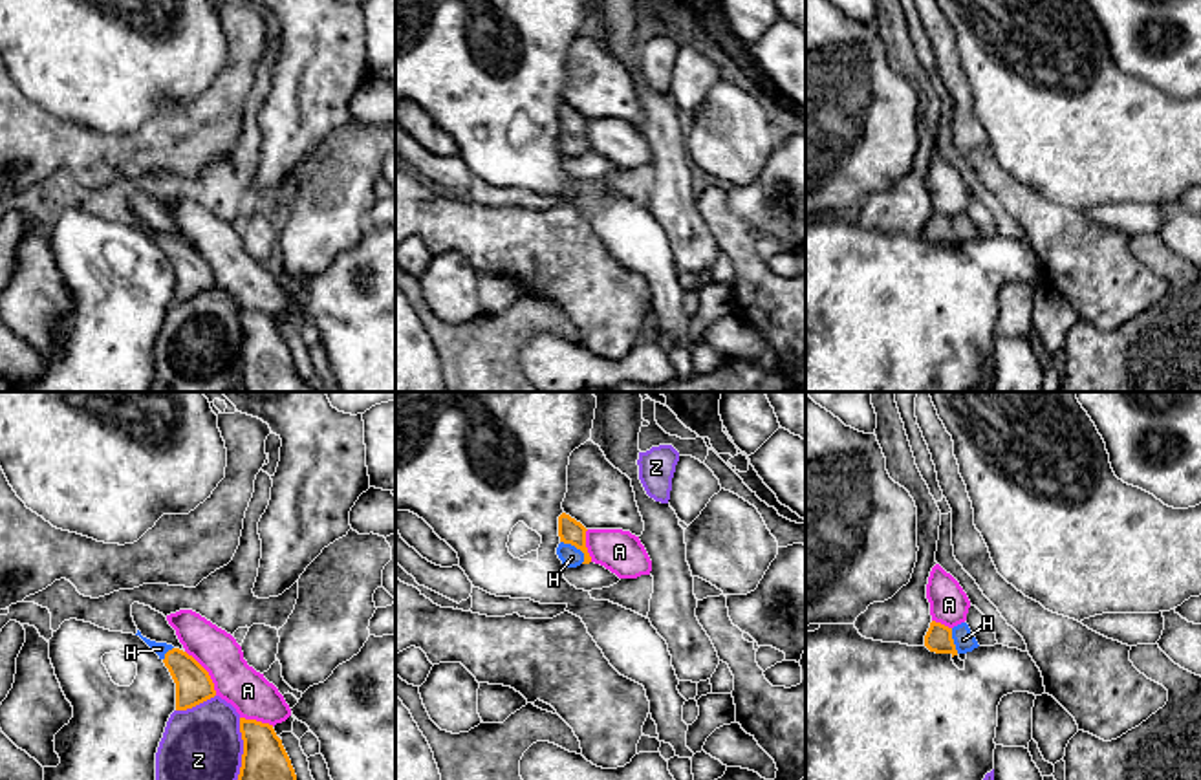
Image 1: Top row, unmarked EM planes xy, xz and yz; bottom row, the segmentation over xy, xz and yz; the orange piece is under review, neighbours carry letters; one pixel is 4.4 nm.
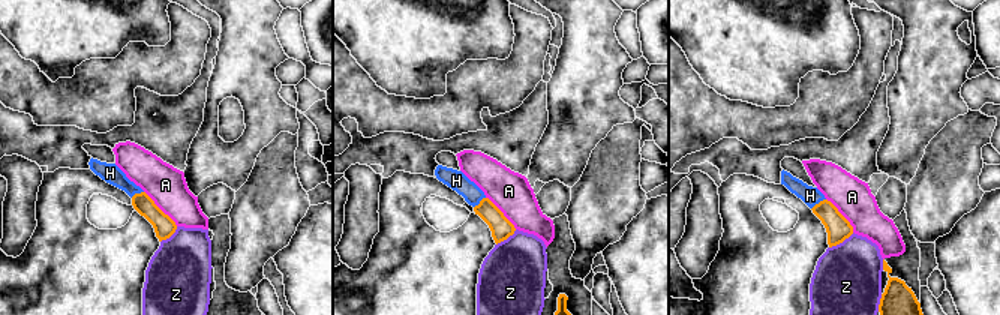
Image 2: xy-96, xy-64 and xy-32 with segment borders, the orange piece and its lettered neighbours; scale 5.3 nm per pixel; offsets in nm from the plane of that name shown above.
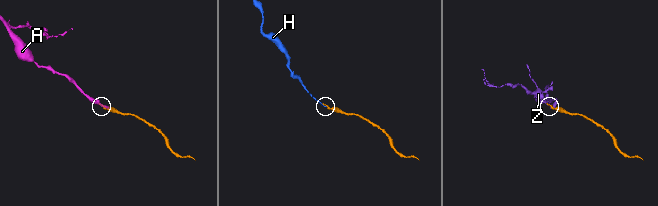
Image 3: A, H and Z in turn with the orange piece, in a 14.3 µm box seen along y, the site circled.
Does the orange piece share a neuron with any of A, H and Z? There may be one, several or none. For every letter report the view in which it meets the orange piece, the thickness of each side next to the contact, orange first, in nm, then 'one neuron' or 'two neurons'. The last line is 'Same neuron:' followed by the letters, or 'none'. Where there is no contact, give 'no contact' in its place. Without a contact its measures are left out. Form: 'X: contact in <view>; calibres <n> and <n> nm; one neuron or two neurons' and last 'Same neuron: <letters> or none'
A: contact in xy; calibres 160 and 190 nm; two neurons
H: contact in xz; calibres 110 and 90 nm; one neuron
Z: contact in xy; calibres 260 and 380 nm; two neurons
Same neuron: H

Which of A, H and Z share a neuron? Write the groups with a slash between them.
A / H / Z

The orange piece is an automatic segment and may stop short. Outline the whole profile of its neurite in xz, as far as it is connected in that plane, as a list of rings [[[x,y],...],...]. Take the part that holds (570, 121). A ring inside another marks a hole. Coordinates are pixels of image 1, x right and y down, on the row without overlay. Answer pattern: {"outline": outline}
{"outline": [[[562,103],[558,106],[560,134],[557,137],[557,145],[566,157],[577,157],[591,152],[586,137],[586,121],[588,119],[569,104]]]}

